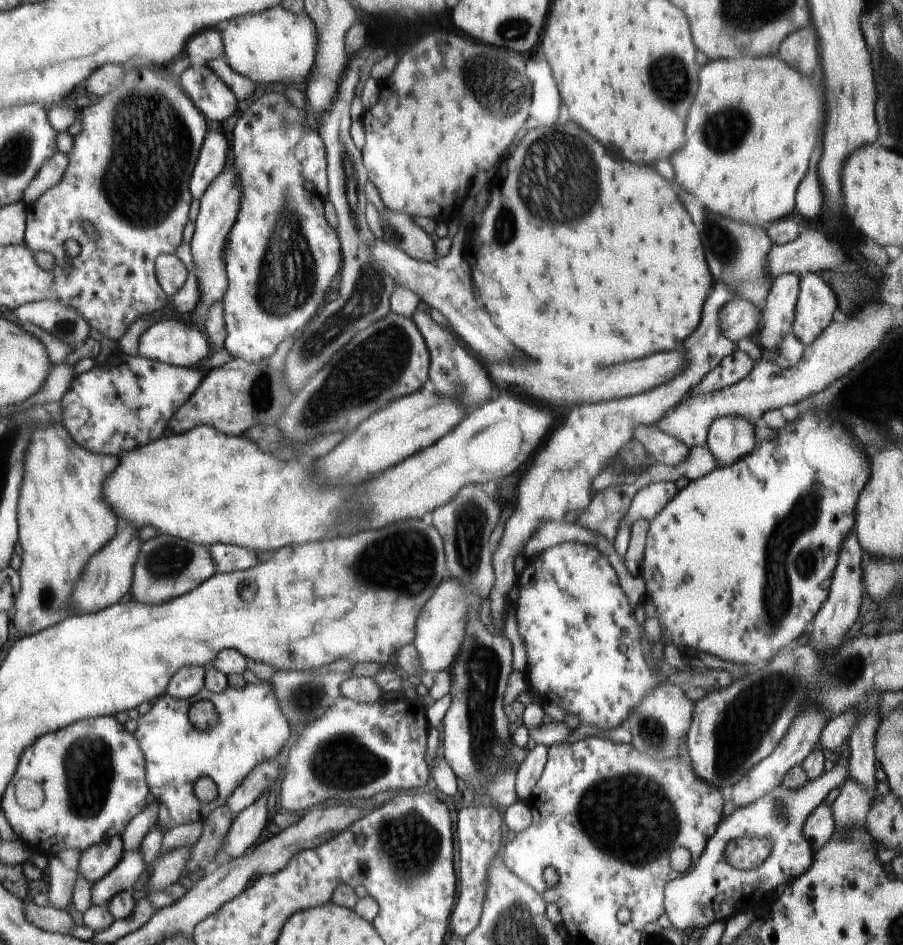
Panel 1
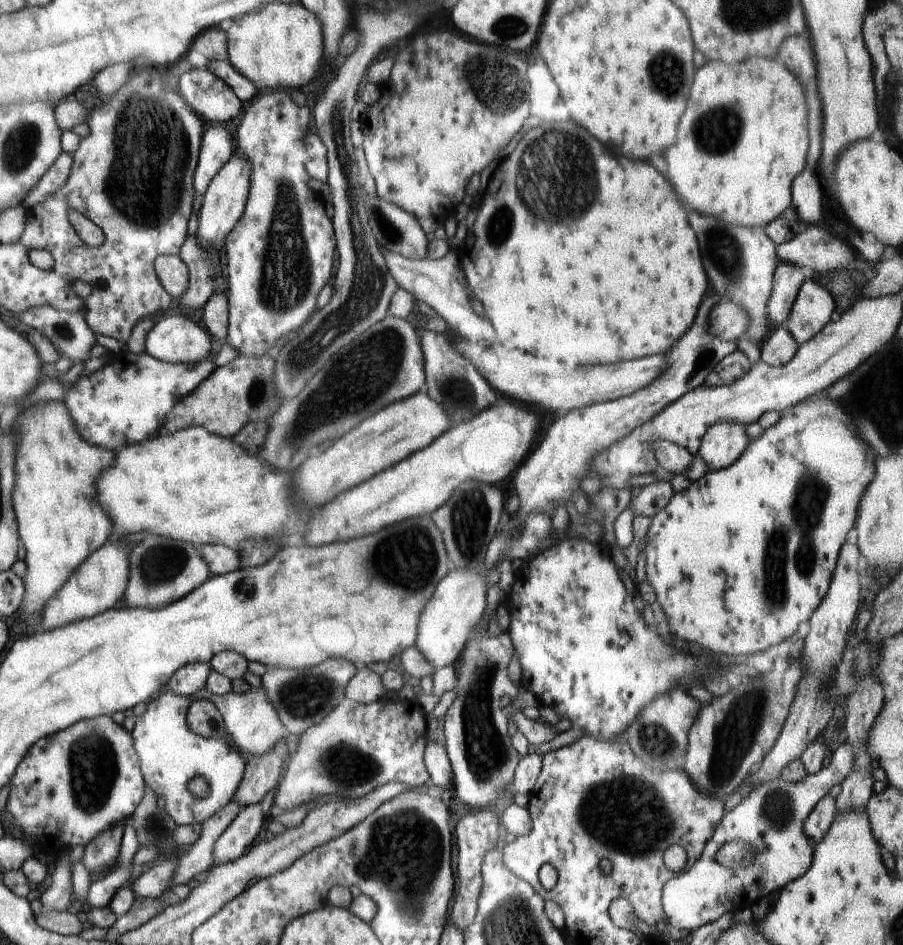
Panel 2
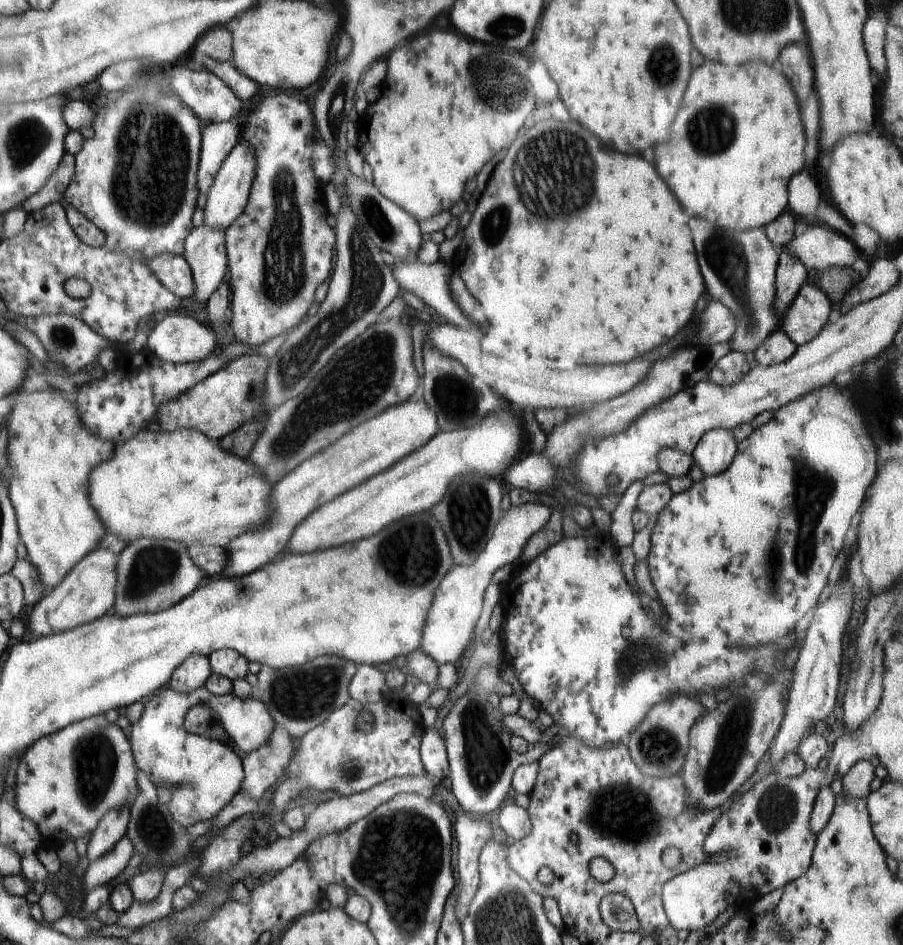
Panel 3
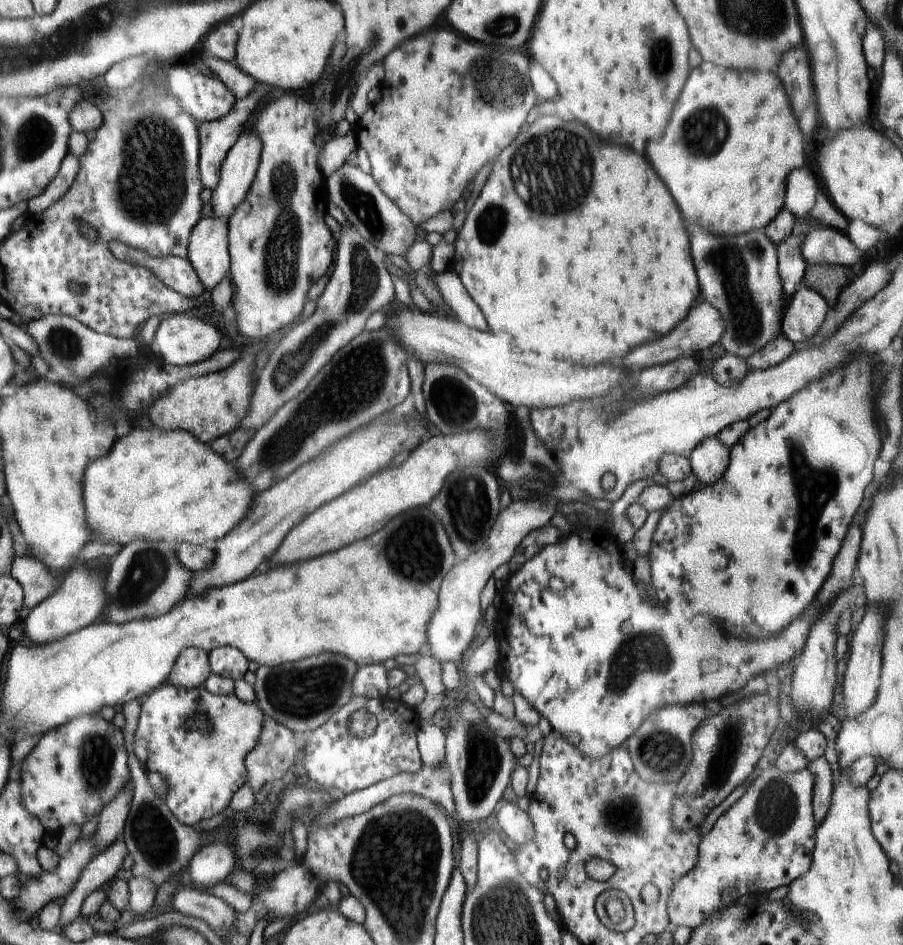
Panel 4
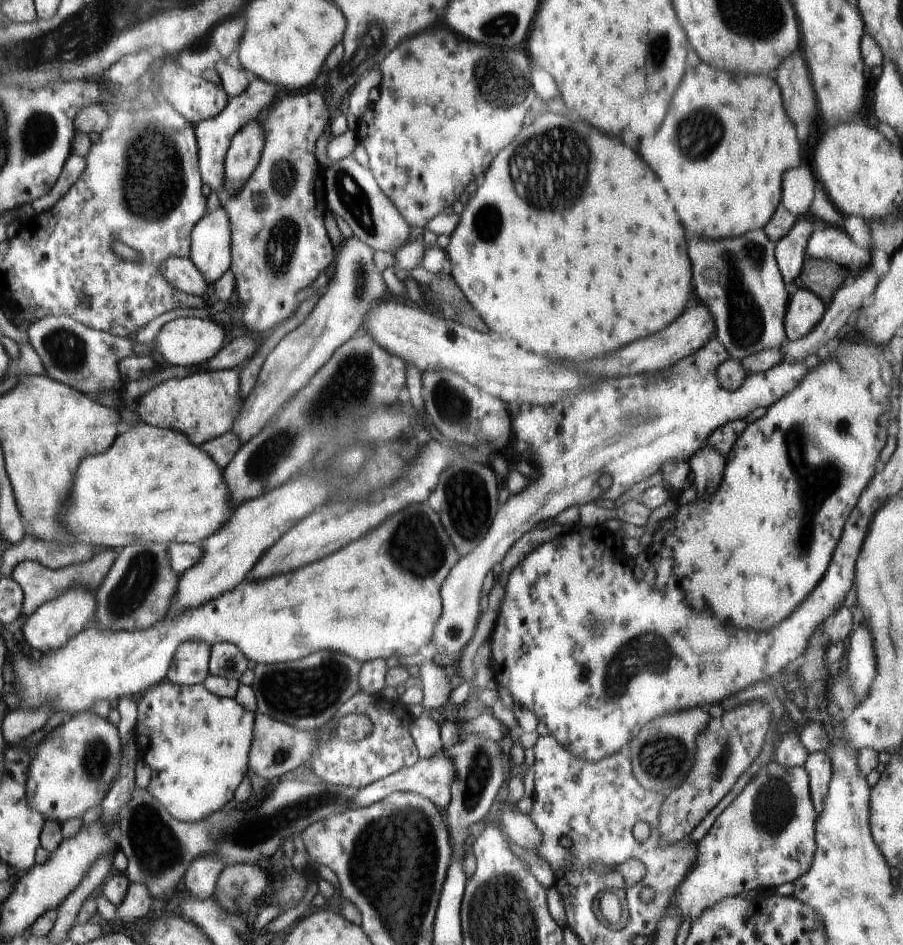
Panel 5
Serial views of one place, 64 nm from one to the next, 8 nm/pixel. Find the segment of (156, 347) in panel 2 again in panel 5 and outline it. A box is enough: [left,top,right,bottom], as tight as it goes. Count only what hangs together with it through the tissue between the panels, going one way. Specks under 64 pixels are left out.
[153,316,226,366]

